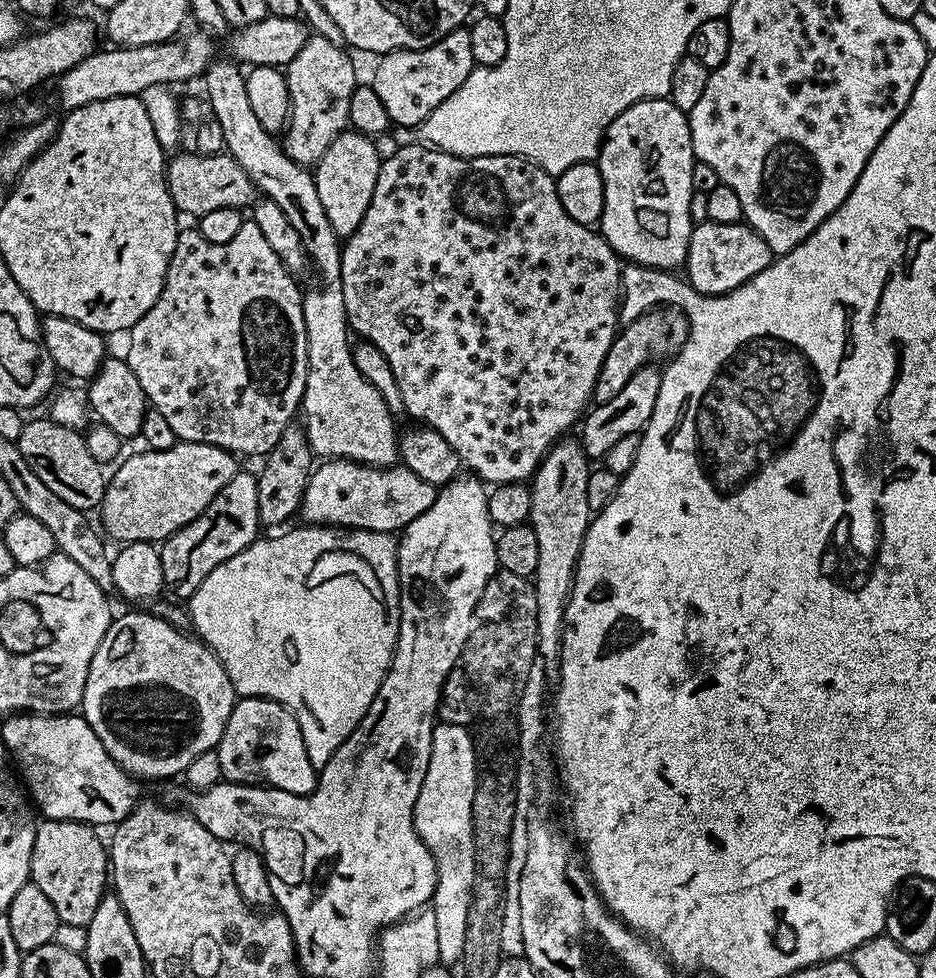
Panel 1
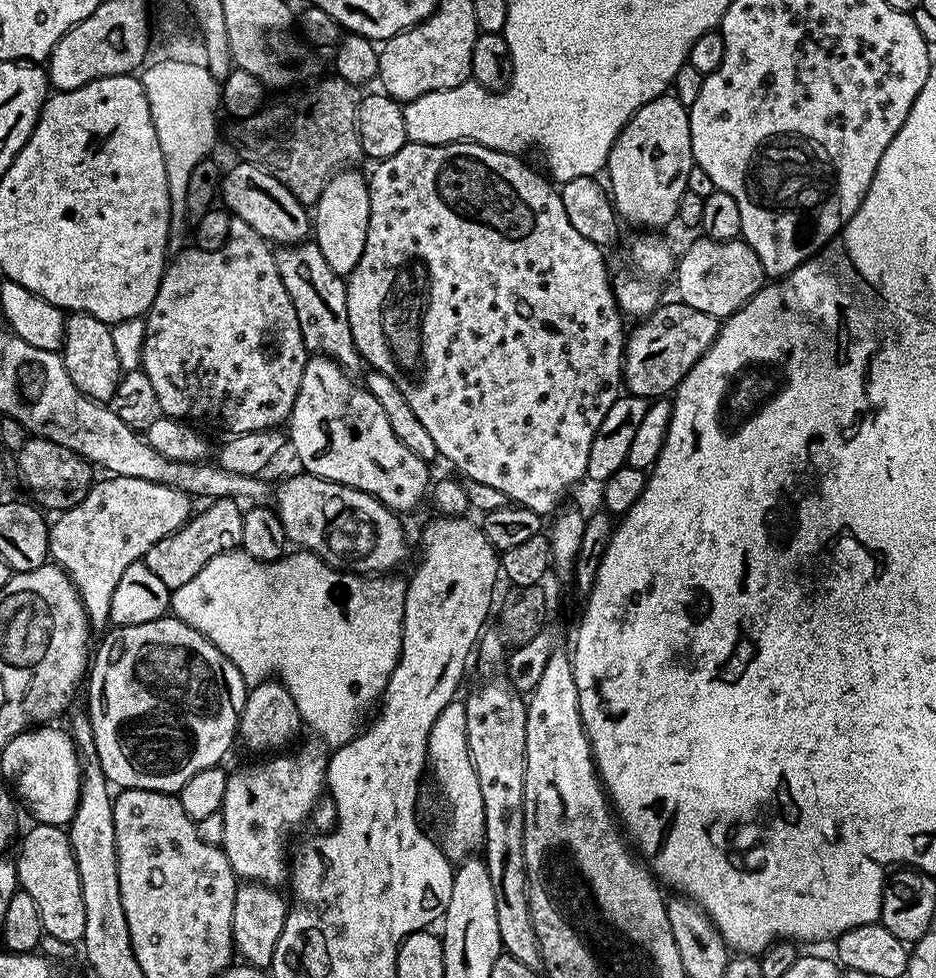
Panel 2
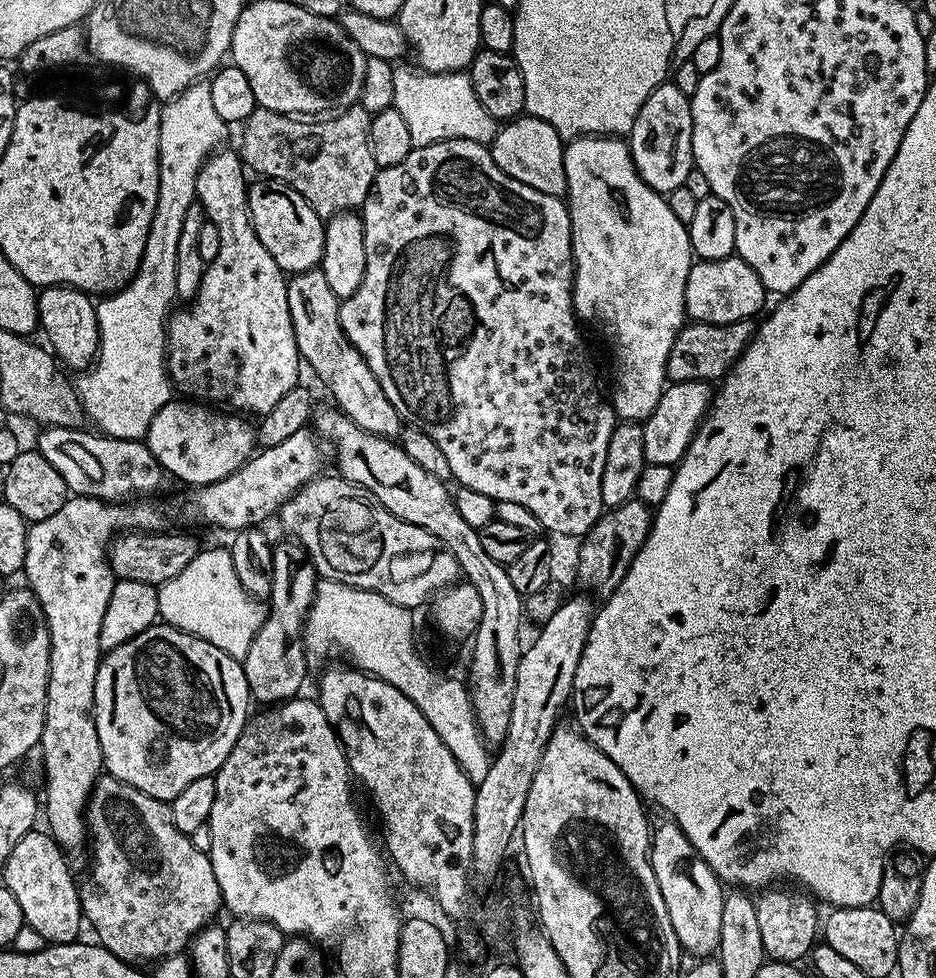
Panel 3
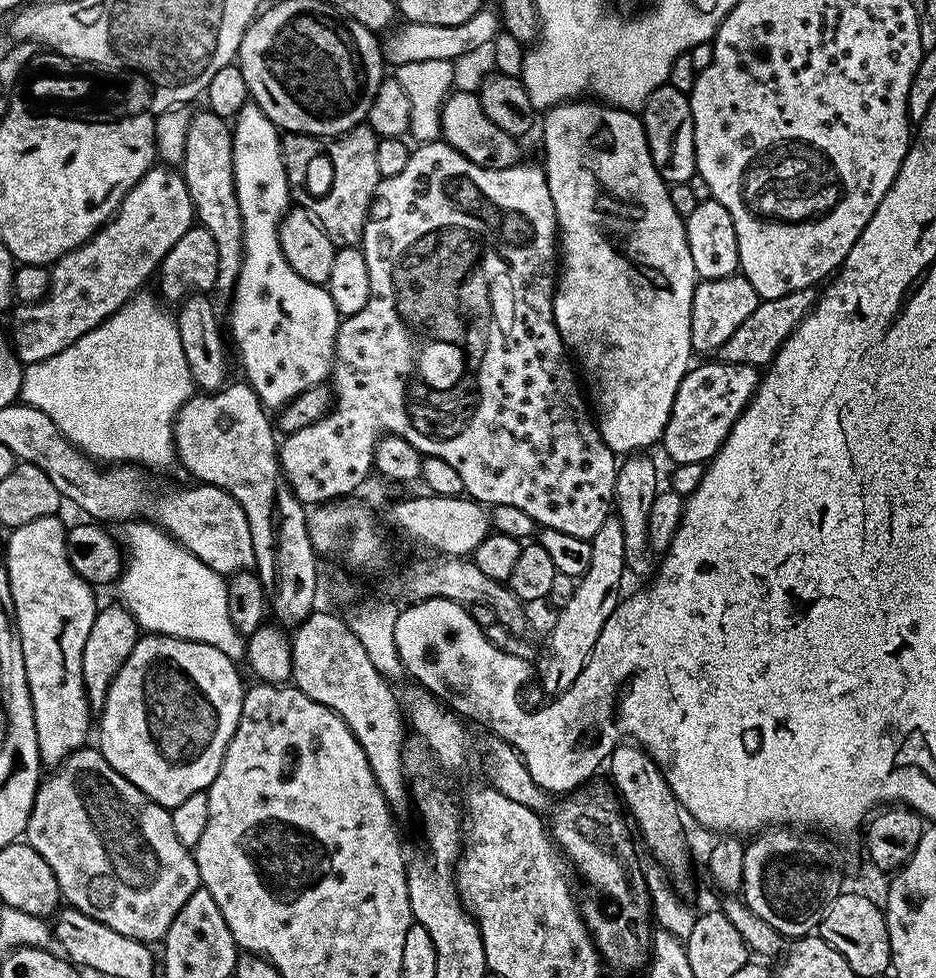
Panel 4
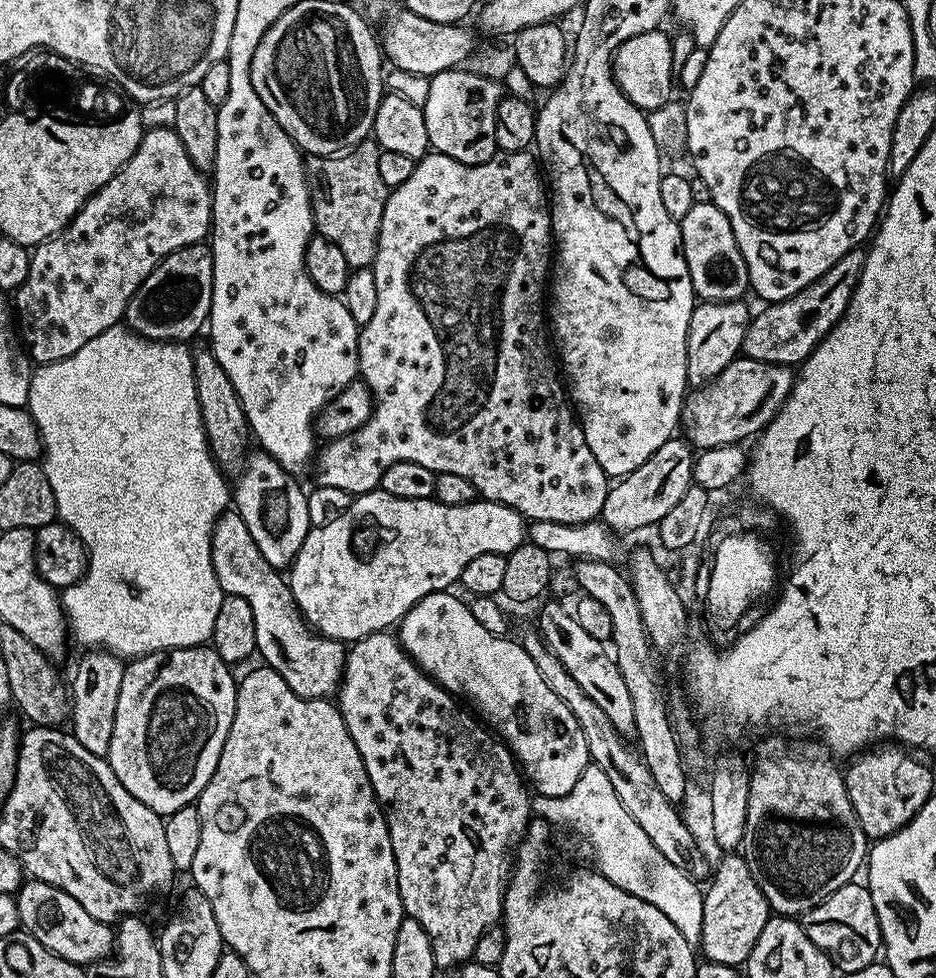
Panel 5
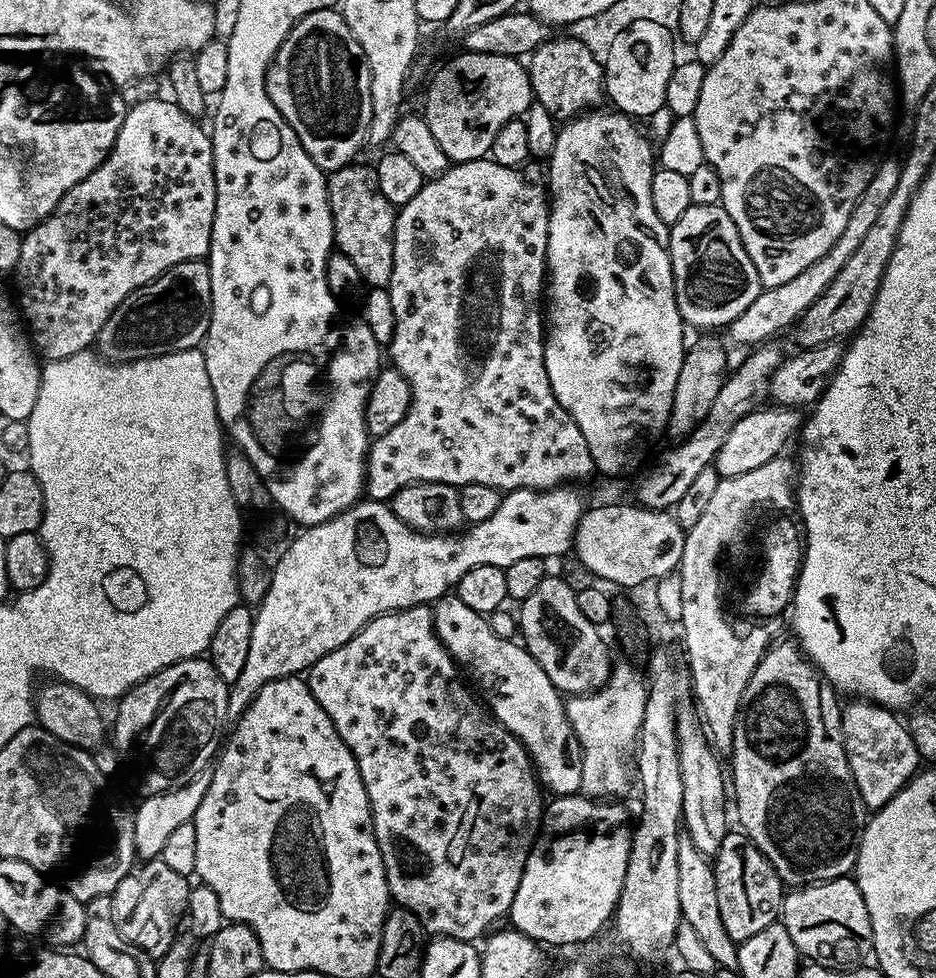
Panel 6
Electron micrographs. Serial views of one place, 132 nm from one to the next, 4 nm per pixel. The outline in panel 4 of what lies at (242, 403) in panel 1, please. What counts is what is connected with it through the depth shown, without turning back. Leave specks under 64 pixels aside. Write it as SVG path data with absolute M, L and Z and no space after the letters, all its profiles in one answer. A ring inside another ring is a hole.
M211 110L195 113L186 138L186 150L182 175L186 190L190 190L192 205L196 208L196 220L218 242L218 278L216 288L231 293L244 261L244 231L242 214L238 210L238 198L234 186L234 162L232 161L232 128L223 116Z

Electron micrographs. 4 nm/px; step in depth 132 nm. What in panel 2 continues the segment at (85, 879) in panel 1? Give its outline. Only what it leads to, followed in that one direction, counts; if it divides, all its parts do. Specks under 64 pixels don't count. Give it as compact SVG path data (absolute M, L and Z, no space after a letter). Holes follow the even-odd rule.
M59 824L31 825L32 829L19 841L20 853L14 856L20 887L30 898L34 898L34 906L38 906L40 921L45 933L60 938L62 942L79 945L86 934L86 906L82 906L82 882L78 878L78 866L74 862L72 847L68 841L68 833Z

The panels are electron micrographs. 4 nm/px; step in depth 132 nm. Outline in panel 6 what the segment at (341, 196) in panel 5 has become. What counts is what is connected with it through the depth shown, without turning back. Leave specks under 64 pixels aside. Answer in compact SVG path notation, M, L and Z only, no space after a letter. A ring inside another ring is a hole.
M368 178L365 184L356 188L356 196L360 200L340 200L334 204L334 228L337 233L344 232L345 253L351 254L354 266L364 276L365 285L373 289L387 289L394 262L394 246L392 235L396 225L394 206L379 190L375 179Z

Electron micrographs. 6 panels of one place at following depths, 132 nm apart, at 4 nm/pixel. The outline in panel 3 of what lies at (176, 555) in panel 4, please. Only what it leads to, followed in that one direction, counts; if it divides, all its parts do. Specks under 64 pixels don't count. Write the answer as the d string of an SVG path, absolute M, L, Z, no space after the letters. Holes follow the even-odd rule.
M227 547L201 551L182 574L159 585L158 606L163 623L202 638L241 662L246 658L246 650L250 650L250 642L254 642L254 634L264 625L266 615L265 605L242 590Z

